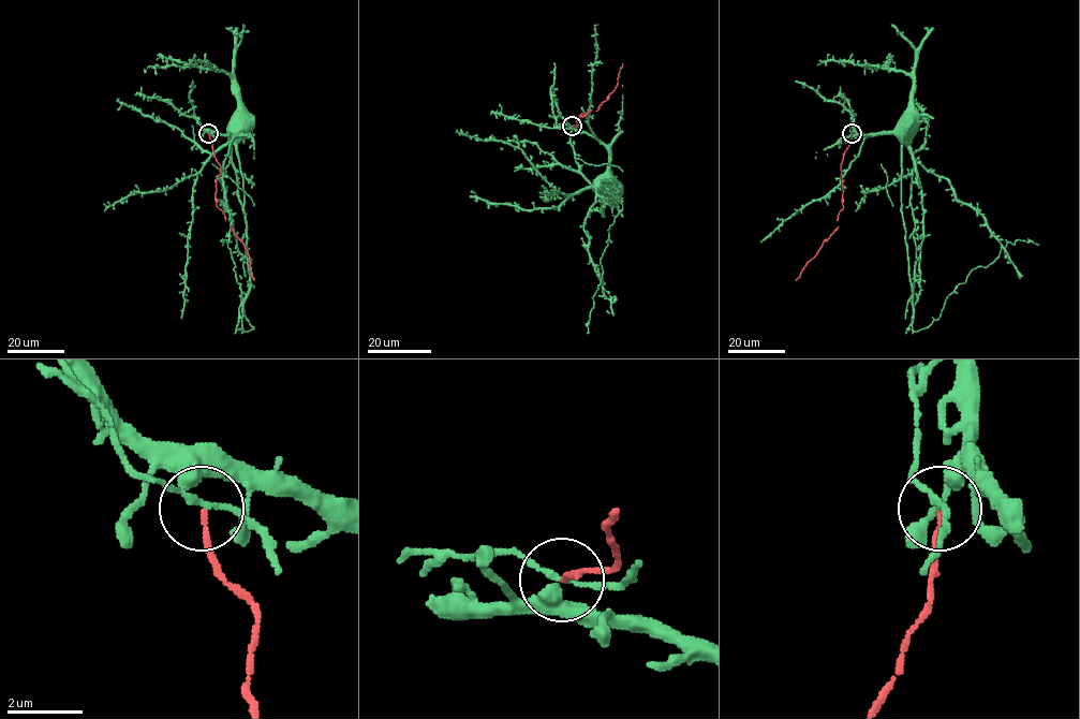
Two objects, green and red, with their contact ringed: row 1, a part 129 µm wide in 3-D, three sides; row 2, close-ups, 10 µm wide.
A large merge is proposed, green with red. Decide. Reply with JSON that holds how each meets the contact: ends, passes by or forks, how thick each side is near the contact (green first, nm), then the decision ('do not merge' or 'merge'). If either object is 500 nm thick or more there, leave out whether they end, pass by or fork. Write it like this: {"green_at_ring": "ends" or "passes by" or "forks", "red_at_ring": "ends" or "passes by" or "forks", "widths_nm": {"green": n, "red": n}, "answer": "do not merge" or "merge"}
{"green_at_ring": "forks", "red_at_ring": "ends", "widths_nm": {"green": 110, "red": 130}, "answer": "do not merge"}

